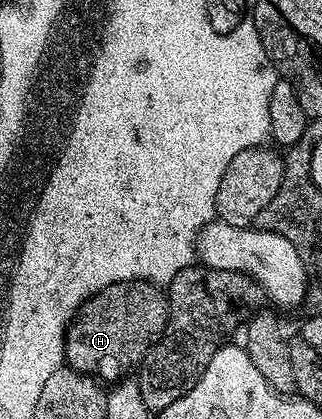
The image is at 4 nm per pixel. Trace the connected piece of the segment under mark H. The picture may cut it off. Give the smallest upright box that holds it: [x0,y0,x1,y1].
[64,279,168,385]

